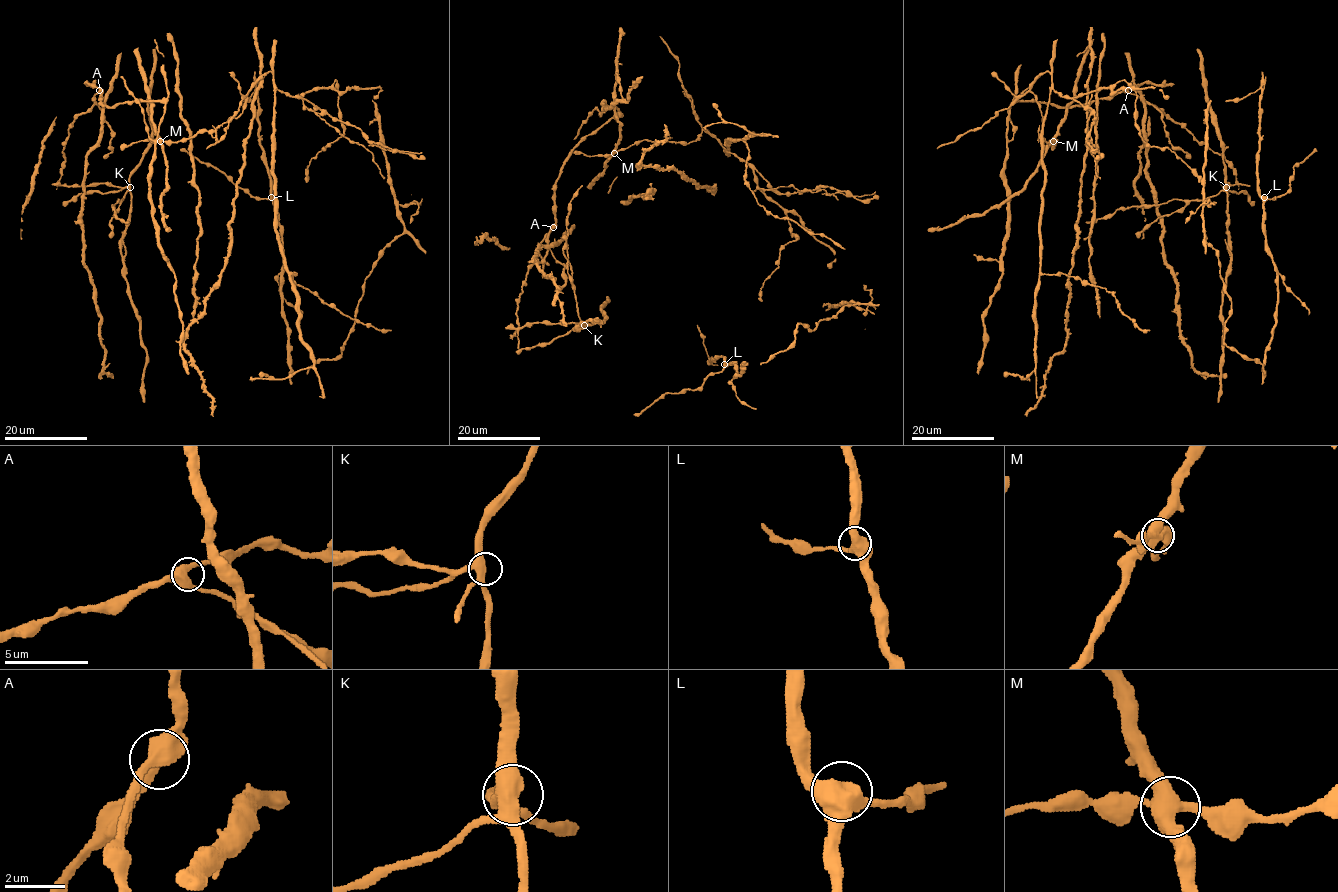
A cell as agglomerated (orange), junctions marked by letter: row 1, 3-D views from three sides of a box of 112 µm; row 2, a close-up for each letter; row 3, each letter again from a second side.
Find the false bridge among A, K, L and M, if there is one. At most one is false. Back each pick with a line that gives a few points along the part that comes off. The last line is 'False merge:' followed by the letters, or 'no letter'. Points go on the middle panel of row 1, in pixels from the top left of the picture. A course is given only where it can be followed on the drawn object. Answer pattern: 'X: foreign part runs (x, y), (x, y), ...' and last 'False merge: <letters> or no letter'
False merge: no letter

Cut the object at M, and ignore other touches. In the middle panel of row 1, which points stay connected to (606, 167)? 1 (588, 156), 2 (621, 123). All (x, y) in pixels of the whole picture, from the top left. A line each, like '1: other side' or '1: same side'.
1: other side
2: same side

